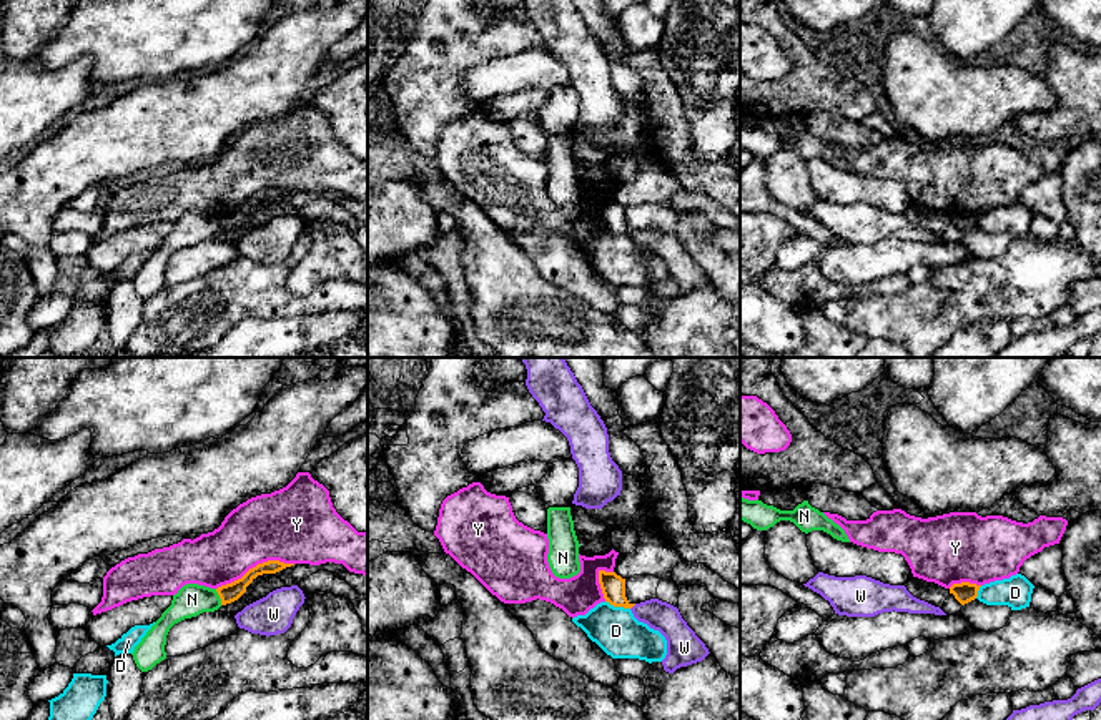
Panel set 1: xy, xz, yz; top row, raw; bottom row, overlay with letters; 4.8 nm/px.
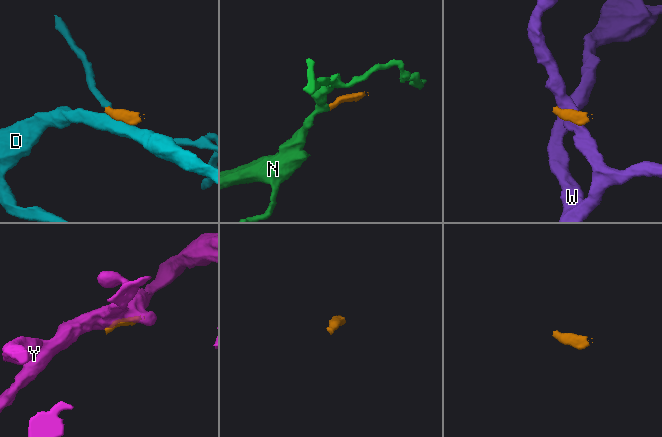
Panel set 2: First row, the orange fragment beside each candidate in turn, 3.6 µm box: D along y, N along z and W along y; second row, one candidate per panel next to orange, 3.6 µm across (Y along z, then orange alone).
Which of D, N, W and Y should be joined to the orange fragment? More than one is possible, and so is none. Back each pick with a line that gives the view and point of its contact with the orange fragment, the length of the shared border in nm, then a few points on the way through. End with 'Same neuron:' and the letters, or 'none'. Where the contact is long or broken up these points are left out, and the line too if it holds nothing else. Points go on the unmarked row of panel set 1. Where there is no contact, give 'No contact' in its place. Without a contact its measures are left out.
Same neuron: none

